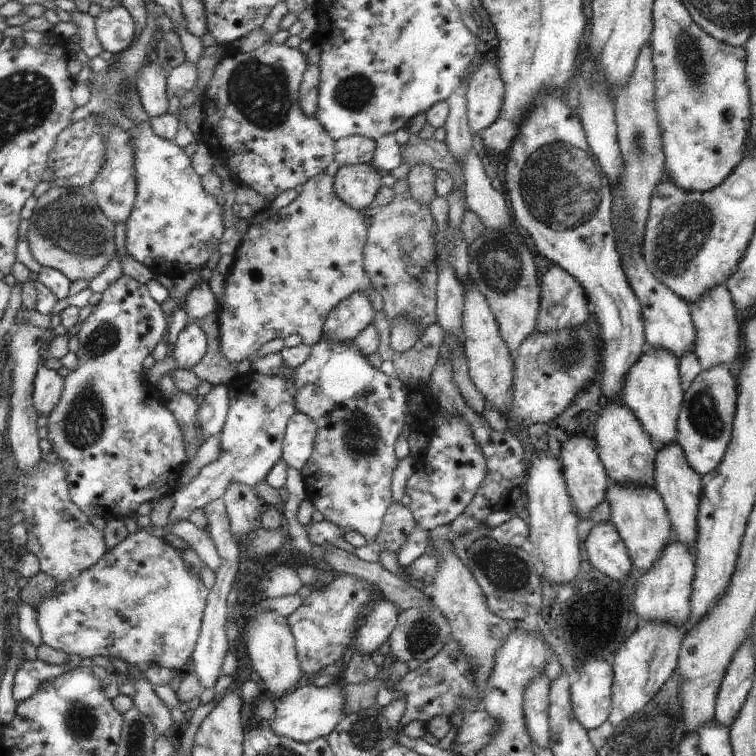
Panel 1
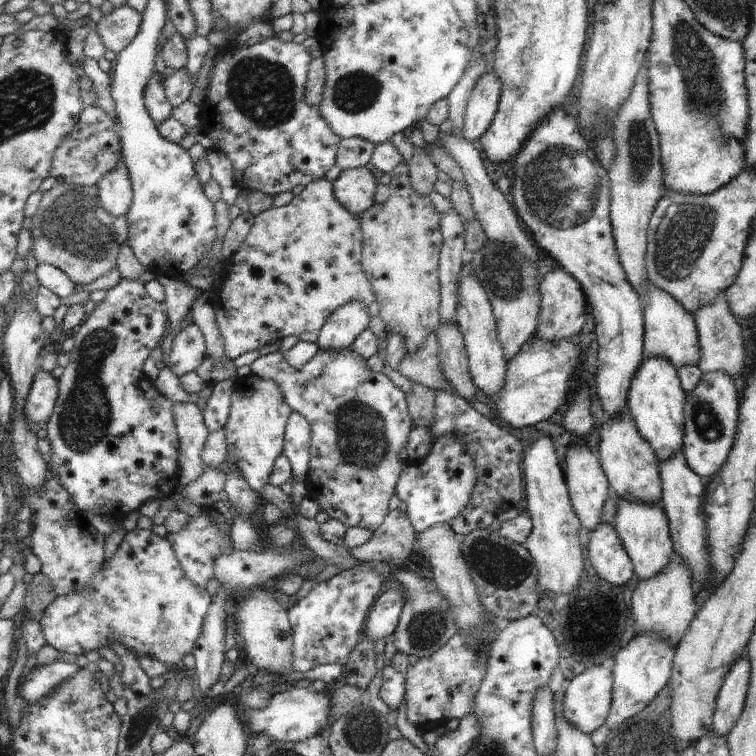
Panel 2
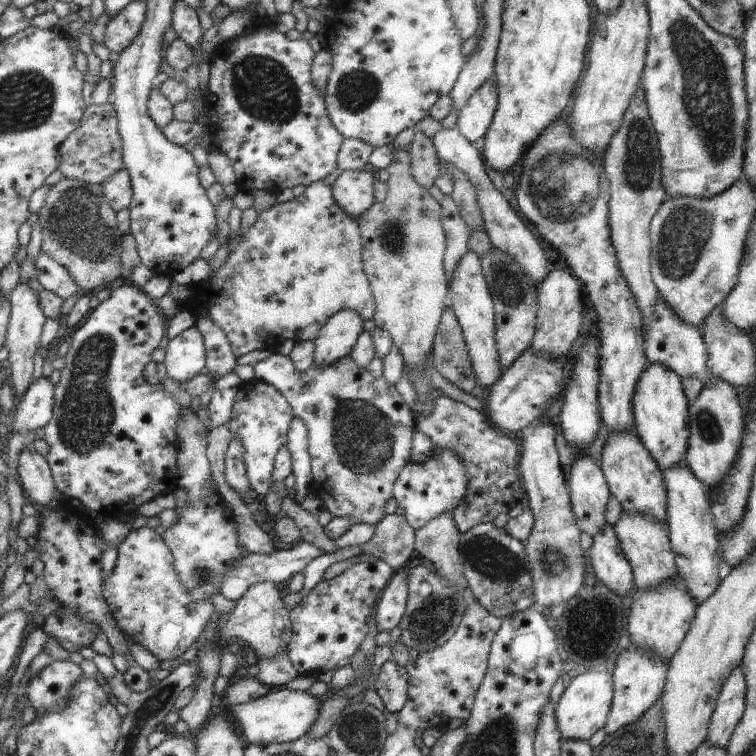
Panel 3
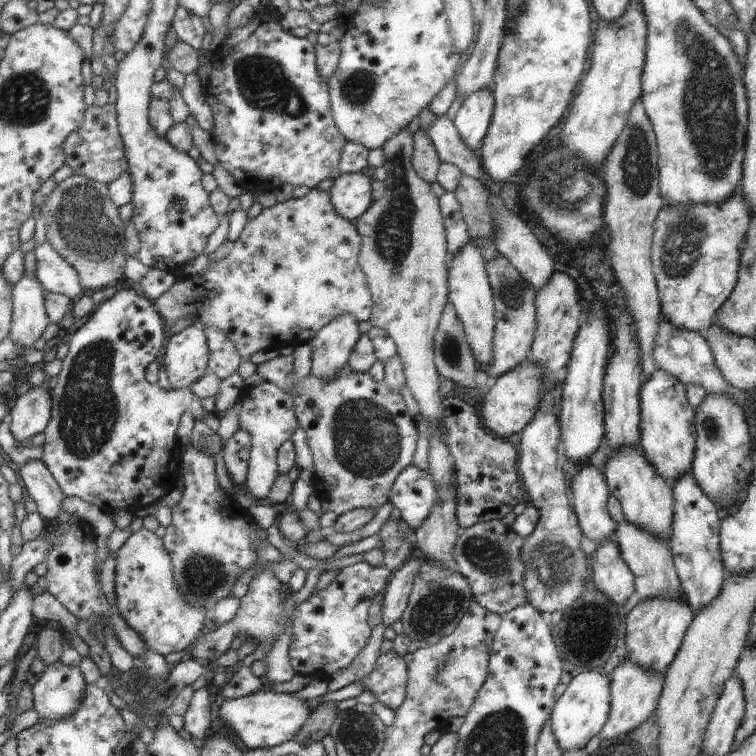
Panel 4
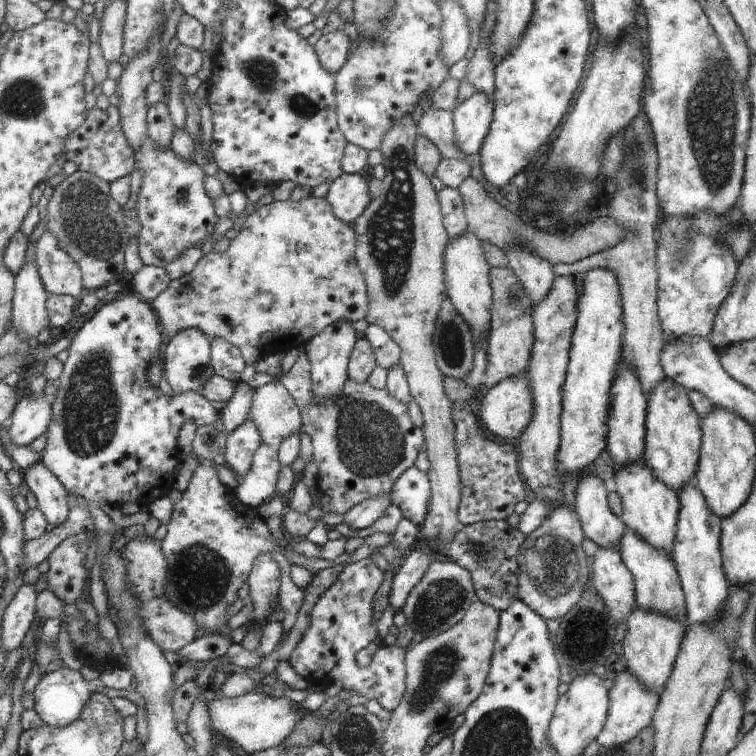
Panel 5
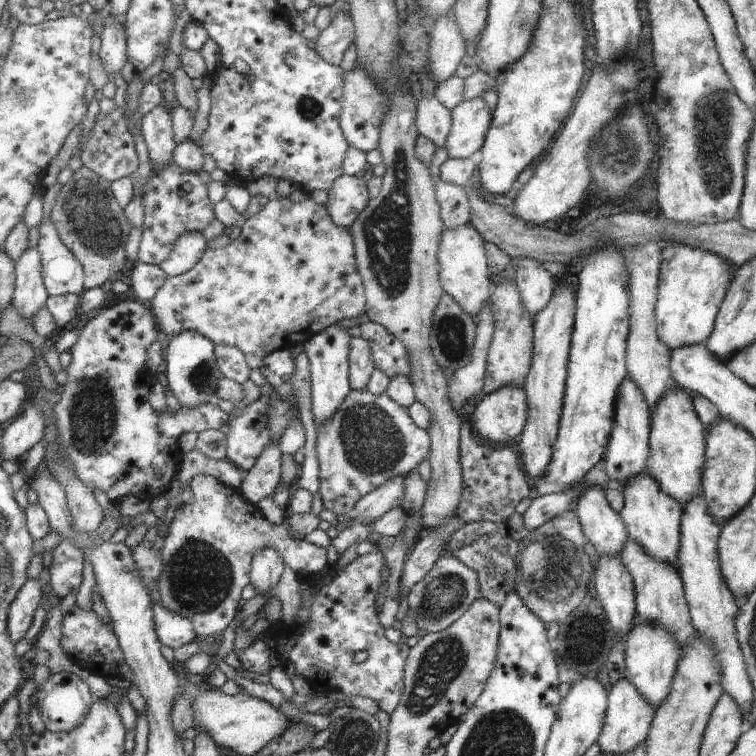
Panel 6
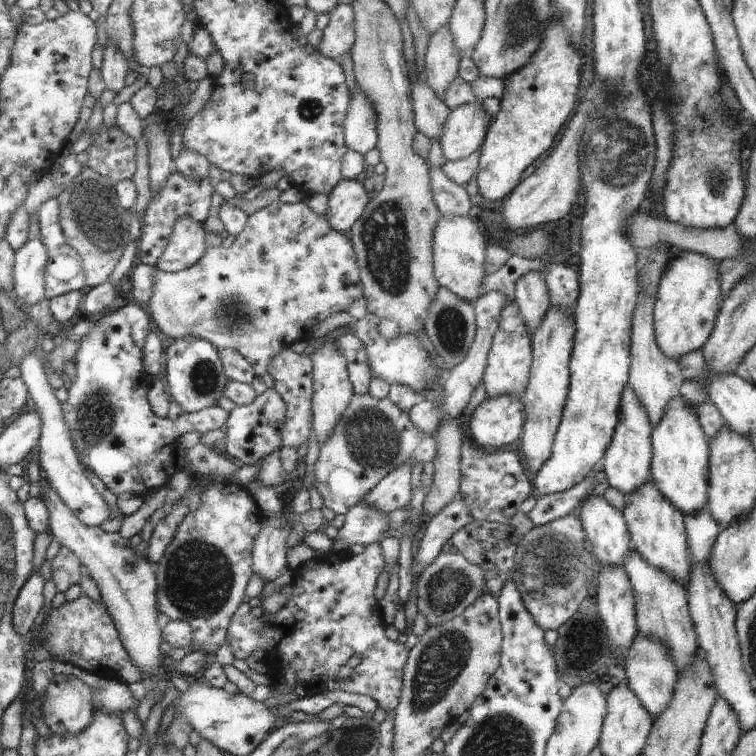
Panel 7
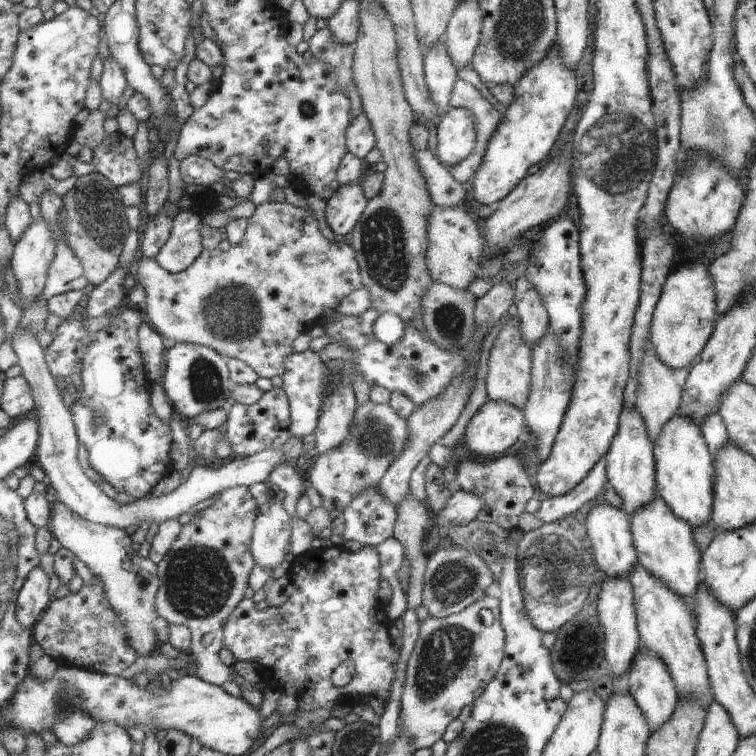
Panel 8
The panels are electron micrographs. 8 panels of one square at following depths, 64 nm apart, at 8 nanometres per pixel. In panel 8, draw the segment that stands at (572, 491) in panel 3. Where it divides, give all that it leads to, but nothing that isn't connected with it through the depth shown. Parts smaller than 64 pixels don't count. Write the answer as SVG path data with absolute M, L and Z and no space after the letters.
M609 504L592 506L585 516L586 537L589 540L592 557L606 578L626 578L636 562L635 550L629 528L629 521L623 510Z

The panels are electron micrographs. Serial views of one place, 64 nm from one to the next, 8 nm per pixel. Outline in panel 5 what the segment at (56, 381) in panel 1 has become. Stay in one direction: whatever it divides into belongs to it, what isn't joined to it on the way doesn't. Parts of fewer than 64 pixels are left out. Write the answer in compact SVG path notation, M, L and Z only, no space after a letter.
M23 394L7 428L11 447L29 447L37 438L47 436L52 421L52 406L43 394Z

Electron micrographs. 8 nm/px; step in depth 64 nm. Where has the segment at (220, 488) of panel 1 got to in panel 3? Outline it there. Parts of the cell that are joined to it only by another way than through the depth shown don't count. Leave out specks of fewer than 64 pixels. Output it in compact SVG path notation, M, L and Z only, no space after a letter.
M253 376L250 380L243 380L238 389L231 410L229 426L233 432L233 440L243 442L245 446L245 466L247 476L256 499L261 502L274 485L273 474L276 468L276 456L281 448L287 445L289 430L296 418L292 404L285 398L284 393L269 382L257 380Z

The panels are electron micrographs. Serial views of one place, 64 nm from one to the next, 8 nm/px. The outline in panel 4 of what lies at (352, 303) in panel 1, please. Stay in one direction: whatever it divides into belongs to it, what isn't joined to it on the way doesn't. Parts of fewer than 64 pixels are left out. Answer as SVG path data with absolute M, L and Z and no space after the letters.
M350 315L339 316L333 323L325 326L320 334L312 341L312 374L325 383L337 381L341 372L350 362L356 345L362 338L358 321Z

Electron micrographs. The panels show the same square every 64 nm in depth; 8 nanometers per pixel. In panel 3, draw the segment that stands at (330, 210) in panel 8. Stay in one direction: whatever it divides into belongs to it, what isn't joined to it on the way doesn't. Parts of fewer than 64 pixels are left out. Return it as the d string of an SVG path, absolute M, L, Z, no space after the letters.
M343 171L331 186L341 210L356 220L376 203L376 179L371 172Z

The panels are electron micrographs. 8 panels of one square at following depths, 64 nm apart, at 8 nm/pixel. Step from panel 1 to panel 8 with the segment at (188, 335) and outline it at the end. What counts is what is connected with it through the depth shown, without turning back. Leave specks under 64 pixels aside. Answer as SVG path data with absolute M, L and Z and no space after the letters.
M177 343L166 352L166 371L161 379L172 407L182 420L193 420L203 412L229 408L227 400L235 390L226 357L203 344Z

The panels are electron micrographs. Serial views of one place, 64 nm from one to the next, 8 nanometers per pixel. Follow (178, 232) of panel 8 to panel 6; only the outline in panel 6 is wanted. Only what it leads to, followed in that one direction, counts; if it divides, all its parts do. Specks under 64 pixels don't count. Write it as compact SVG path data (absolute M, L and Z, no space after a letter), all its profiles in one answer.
M189 232L179 236L169 258L160 264L161 268L167 272L168 276L181 276L193 270L208 249L207 241L207 235L201 232Z

